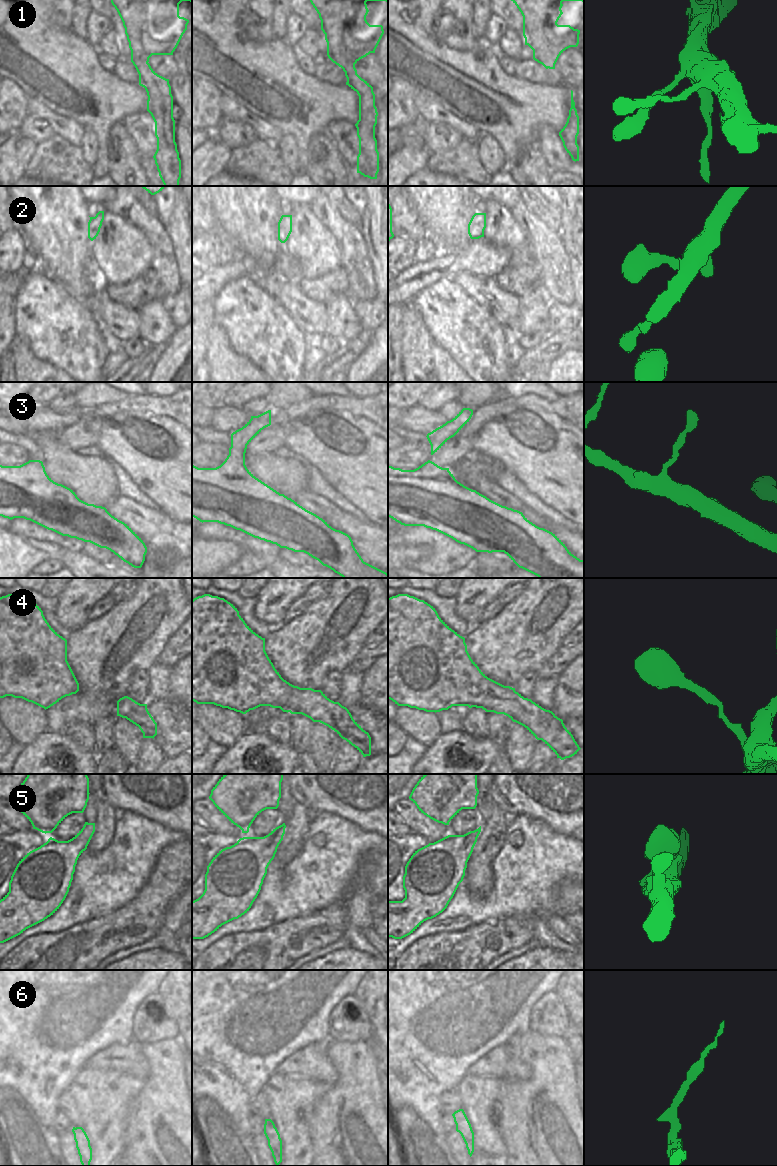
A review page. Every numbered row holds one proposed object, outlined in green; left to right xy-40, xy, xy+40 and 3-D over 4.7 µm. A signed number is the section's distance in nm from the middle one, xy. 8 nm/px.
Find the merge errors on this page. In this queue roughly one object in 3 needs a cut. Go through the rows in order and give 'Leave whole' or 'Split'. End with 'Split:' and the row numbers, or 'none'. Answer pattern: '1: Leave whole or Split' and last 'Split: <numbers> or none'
1: Split
2: Leave whole
3: Leave whole
4: Leave whole
5: Leave whole
6: Split
Split: 1, 6

